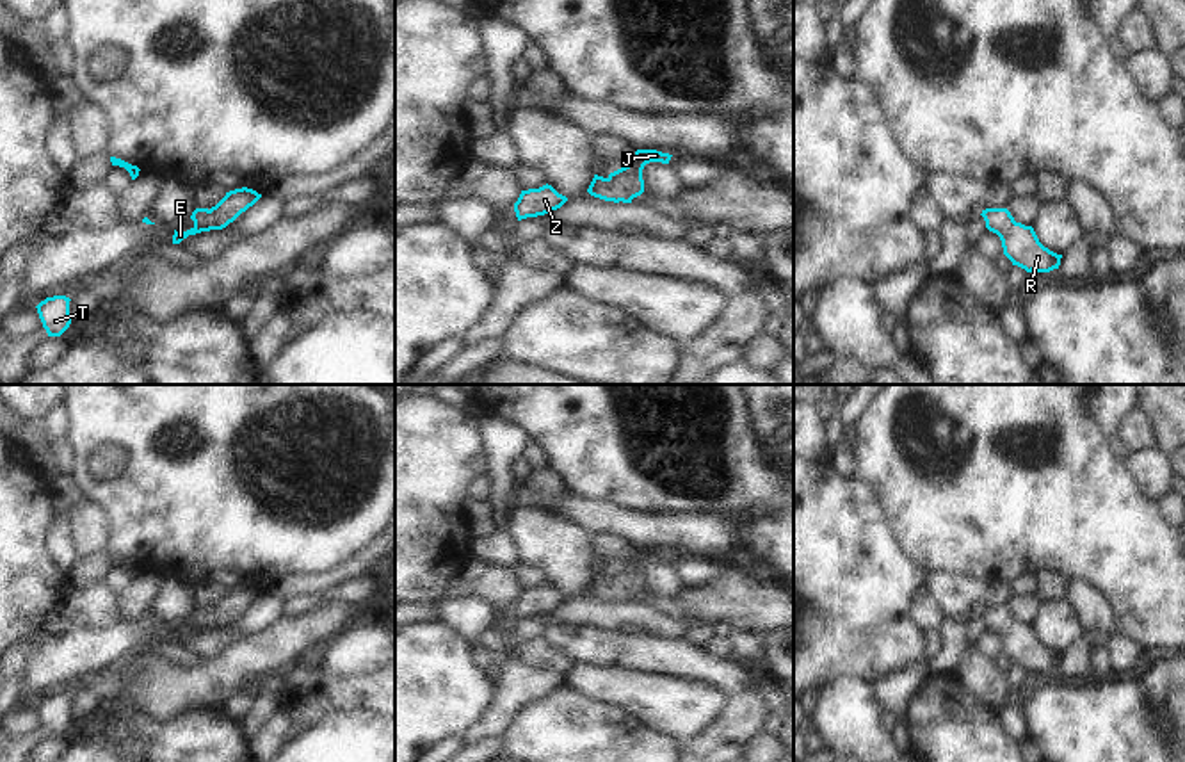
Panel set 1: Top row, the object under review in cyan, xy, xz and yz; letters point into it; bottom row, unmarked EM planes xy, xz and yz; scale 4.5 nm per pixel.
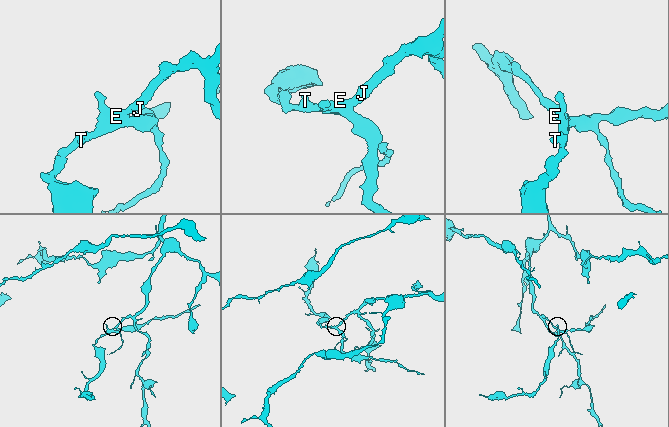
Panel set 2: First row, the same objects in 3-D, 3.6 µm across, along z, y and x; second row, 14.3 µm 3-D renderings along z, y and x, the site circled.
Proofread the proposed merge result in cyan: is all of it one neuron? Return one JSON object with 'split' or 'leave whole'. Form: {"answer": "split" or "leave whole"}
{"answer": "leave whole"}

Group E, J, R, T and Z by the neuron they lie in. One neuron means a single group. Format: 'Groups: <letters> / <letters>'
Groups: E J R T Z

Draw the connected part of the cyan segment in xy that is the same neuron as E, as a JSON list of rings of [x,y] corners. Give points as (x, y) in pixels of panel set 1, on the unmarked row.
[[[242,586],[242,588],[226,591],[226,595],[210,609],[196,607],[190,614],[190,618],[194,620],[194,625],[187,630],[174,628],[173,643],[180,643],[189,634],[226,627],[242,611],[253,605],[260,596],[262,593],[258,593],[256,589]]]

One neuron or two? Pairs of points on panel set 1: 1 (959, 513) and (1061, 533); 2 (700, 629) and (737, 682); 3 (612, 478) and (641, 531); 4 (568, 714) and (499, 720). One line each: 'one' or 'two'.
1: one
2: two
3: two
4: two

